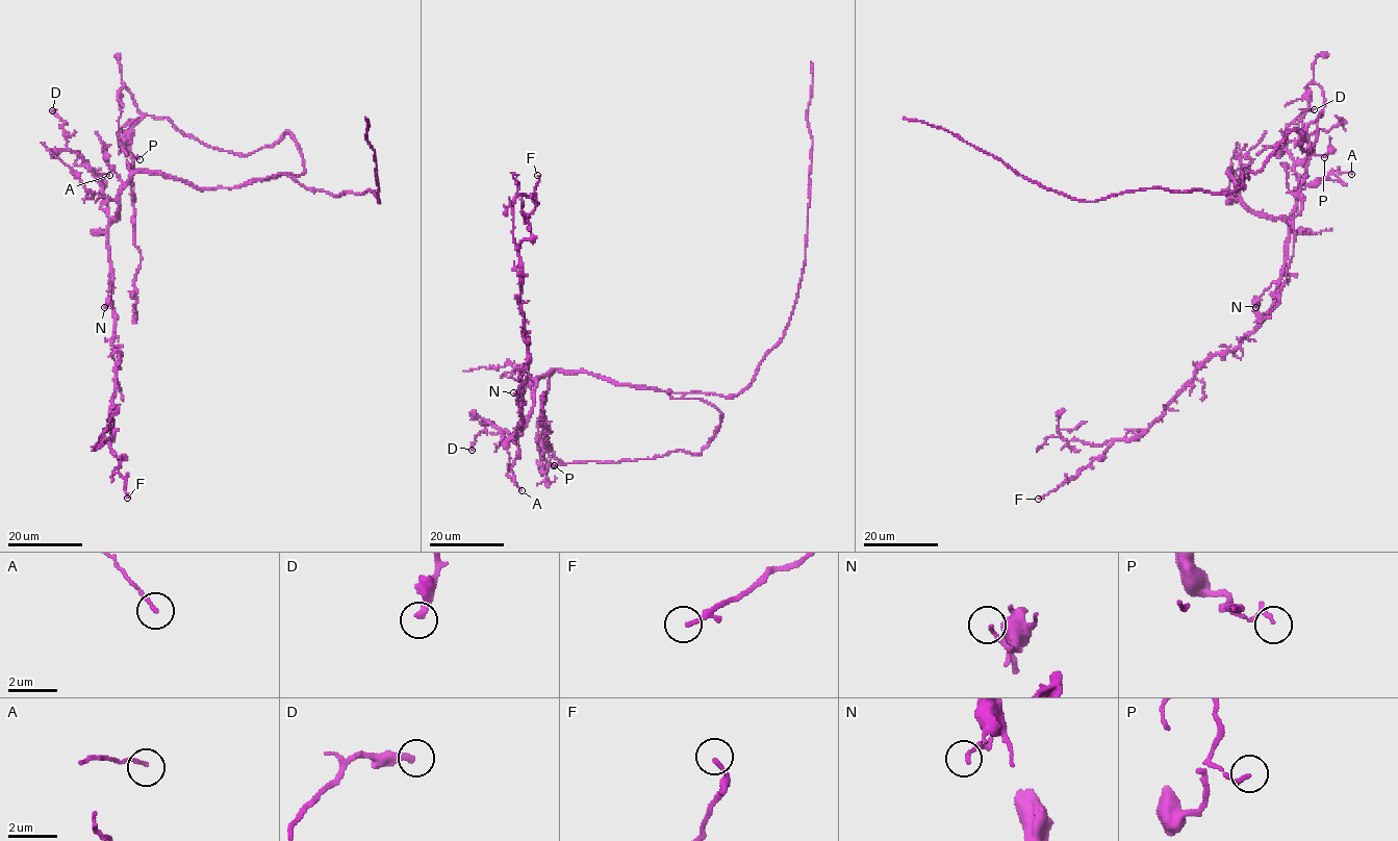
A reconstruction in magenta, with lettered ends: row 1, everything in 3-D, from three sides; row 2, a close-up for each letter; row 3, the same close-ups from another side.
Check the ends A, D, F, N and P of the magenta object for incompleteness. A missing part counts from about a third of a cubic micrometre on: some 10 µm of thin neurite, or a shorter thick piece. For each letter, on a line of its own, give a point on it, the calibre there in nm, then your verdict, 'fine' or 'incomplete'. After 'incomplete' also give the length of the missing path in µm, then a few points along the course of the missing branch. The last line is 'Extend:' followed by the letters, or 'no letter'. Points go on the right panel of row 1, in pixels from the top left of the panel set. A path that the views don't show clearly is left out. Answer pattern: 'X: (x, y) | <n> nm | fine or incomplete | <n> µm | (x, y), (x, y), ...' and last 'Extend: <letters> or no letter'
A: (1351, 174) | 130 nm | fine
D: (1314, 109) | 320 nm | fine
F: (1038, 499) | 140 nm | fine
N: (1255, 307) | 180 nm | fine
P: (1324, 157) | 160 nm | fine
Extend: no letter

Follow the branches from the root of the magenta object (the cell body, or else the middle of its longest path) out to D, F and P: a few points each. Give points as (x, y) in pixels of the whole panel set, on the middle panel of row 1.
D: (628, 385), (584, 372), (552, 371), (537, 379), (522, 433), (513, 436), (483, 421), (472, 450)
F: (628, 385), (552, 371), (537, 379), (528, 421), (518, 427), (528, 355), (518, 247), (531, 235), (537, 175)
P: (628, 385), (712, 404), (721, 415), (712, 439), (696, 454), (618, 462), (561, 462), (548, 448), (554, 465)

